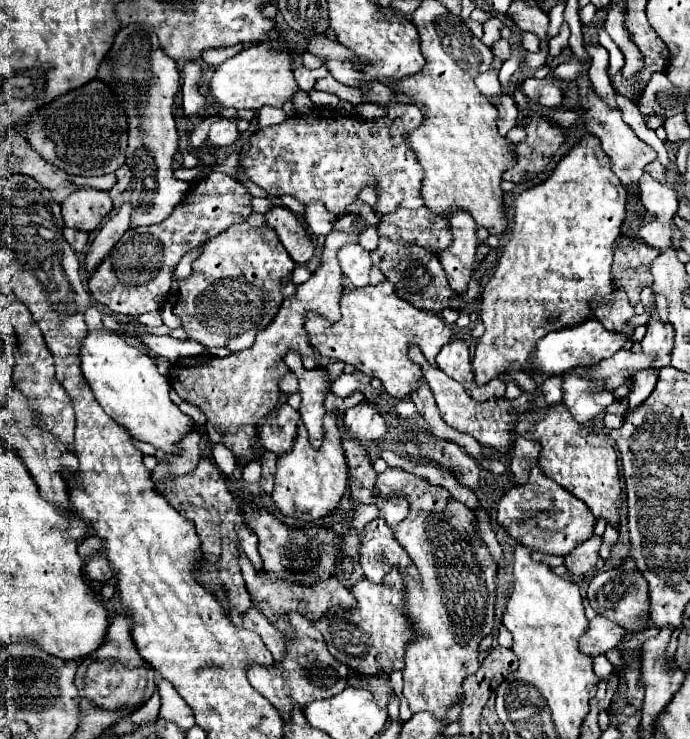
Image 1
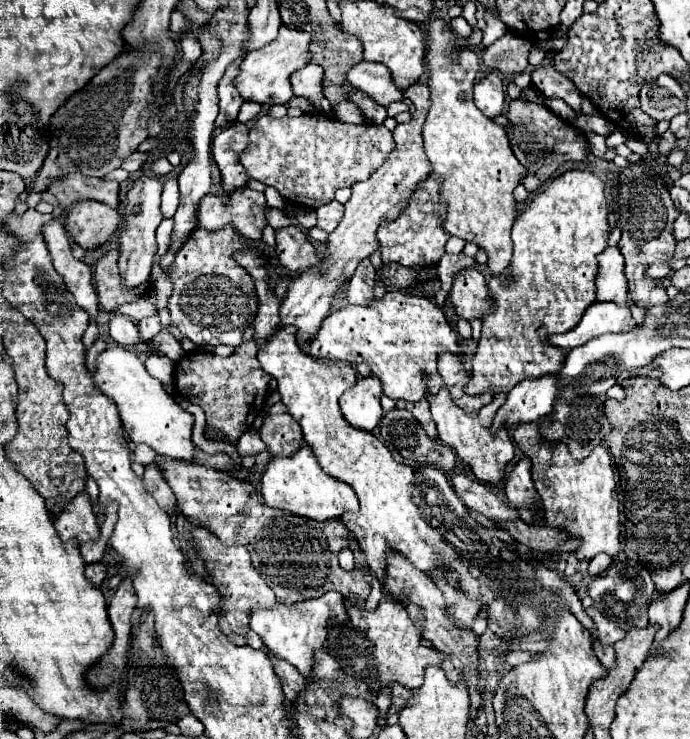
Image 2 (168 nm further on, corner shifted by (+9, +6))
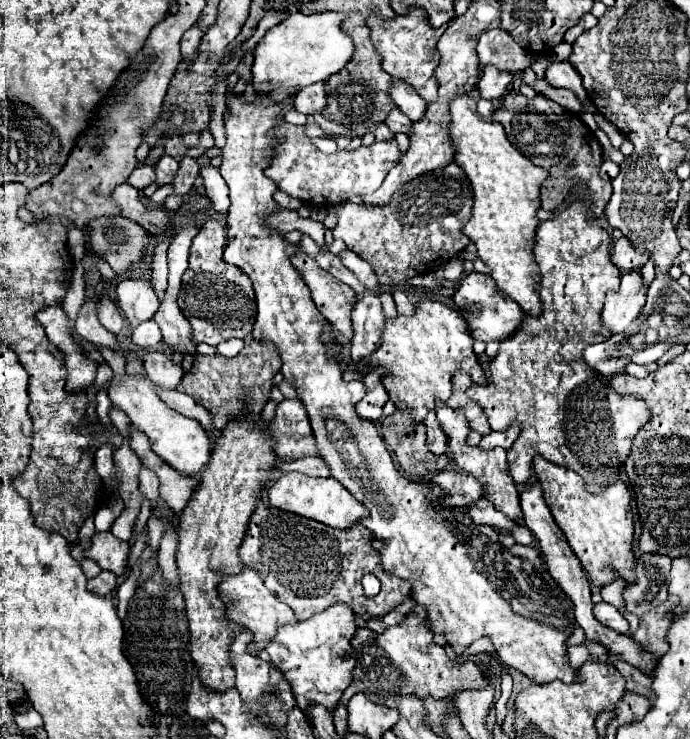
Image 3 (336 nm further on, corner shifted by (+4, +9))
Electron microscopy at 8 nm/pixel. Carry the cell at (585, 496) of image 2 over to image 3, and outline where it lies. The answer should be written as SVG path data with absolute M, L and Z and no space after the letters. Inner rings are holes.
M534 456L534 472L544 488L546 504L558 524L558 528L564 532L570 548L582 562L582 568L586 570L588 578L596 586L606 586L618 576L626 580L626 584L632 582L632 572L636 568L636 558L632 552L632 536L634 536L634 524L632 524L632 510L630 510L630 492L622 480L616 480L614 484L604 486L602 492L592 494L588 492L588 484L582 480L580 474L576 474L570 468L556 466L548 462L542 456Z

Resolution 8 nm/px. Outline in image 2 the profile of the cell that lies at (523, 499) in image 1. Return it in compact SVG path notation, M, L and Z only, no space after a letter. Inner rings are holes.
M453 475L451 483L467 509L477 511L497 523L519 519L519 513L513 507L507 507L493 491L489 491L489 487L485 487L477 479L465 475Z

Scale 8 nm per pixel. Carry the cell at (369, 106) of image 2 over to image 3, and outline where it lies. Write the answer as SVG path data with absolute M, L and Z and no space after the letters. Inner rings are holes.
M392 108L390 114L388 114L388 118L386 118L386 126L388 126L392 132L404 132L404 134L408 134L410 122L412 122L412 120L410 120L408 116L404 116L404 114L400 112L400 108Z

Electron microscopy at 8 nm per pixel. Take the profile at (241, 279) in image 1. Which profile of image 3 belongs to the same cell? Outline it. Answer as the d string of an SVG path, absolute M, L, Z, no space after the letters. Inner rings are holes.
M206 220L190 246L190 266L184 274L182 292L178 296L180 310L192 326L192 342L218 346L232 338L244 338L252 332L256 320L256 300L252 280L234 264L226 264L222 252L226 248L226 228L220 220Z

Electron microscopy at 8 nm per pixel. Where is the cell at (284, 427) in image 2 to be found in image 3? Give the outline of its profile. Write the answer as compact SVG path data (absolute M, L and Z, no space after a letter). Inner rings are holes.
M282 400L270 424L272 444L278 458L296 460L304 456L318 456L308 414L300 400Z

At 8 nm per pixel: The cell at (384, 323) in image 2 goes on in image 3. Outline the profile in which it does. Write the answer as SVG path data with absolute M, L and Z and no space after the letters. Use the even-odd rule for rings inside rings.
M422 298L420 302L416 302L412 316L398 314L396 318L388 318L382 328L382 344L368 358L362 358L358 364L352 362L354 368L360 364L368 364L370 368L384 368L388 374L382 376L382 384L384 384L386 392L390 394L390 400L398 408L408 410L420 422L424 422L424 416L428 414L428 410L436 408L436 400L448 400L450 378L456 370L464 370L466 374L470 374L470 378L474 382L486 384L486 376L484 376L484 372L476 360L476 354L472 350L472 336L468 332L468 326L464 324L464 318L454 308L442 304L434 298Z

